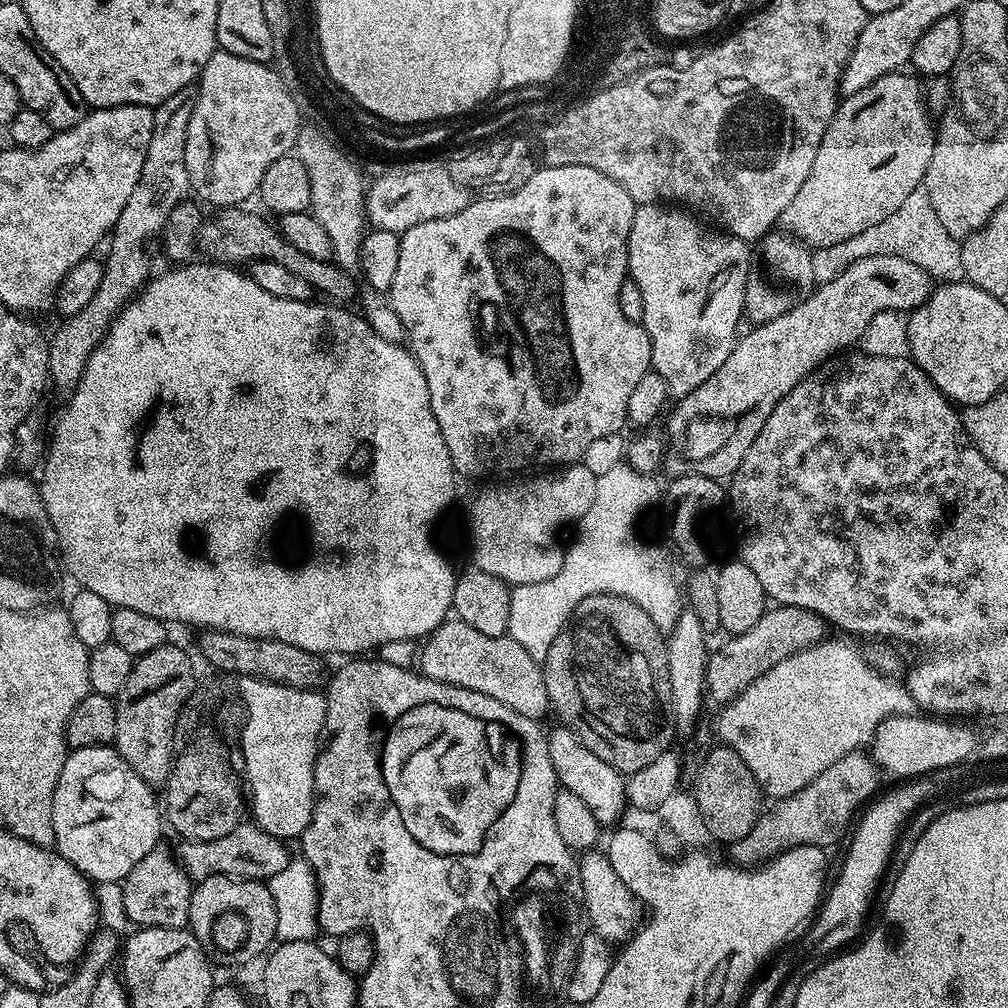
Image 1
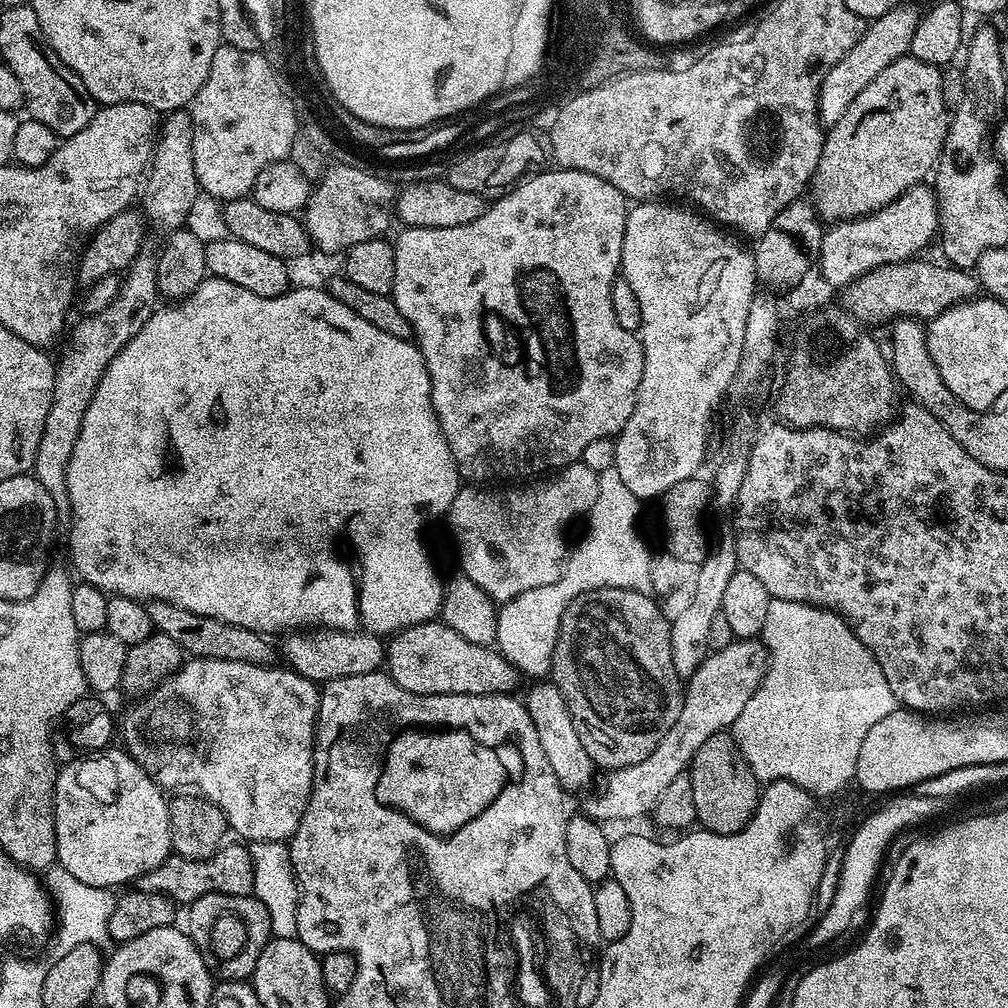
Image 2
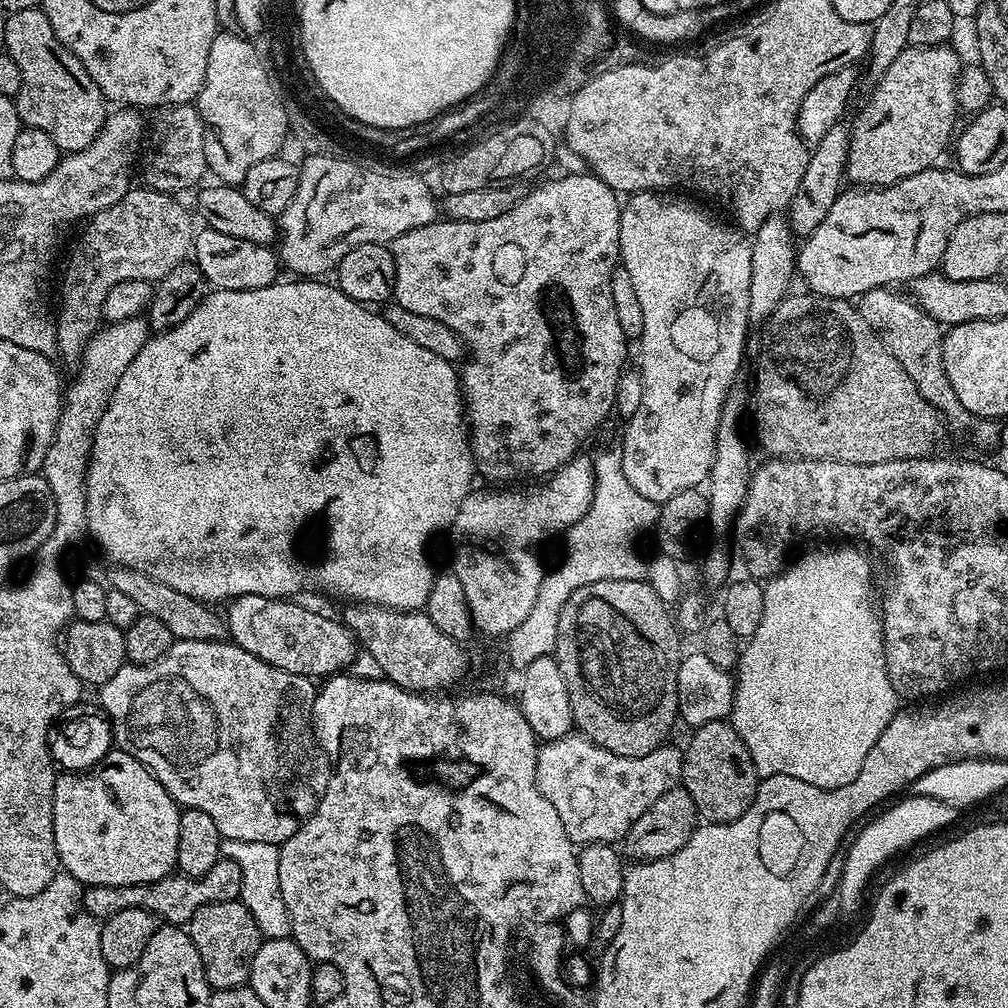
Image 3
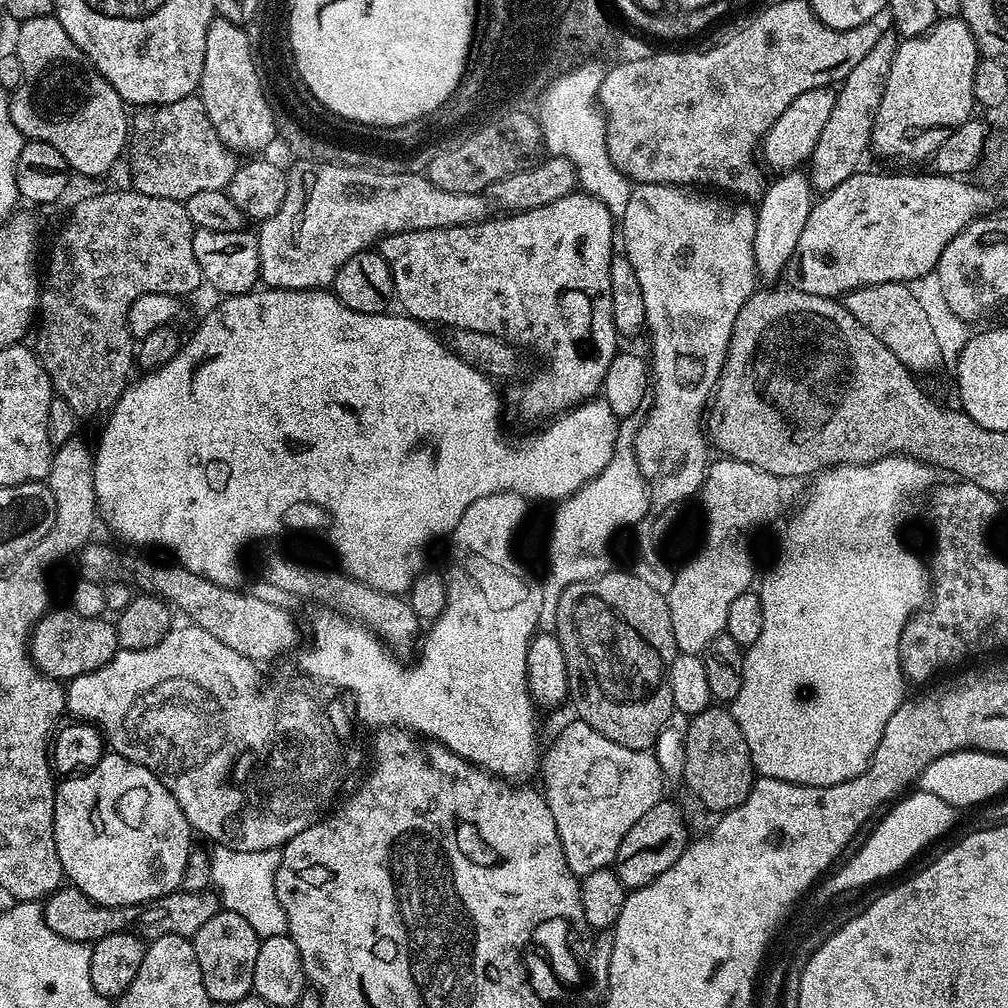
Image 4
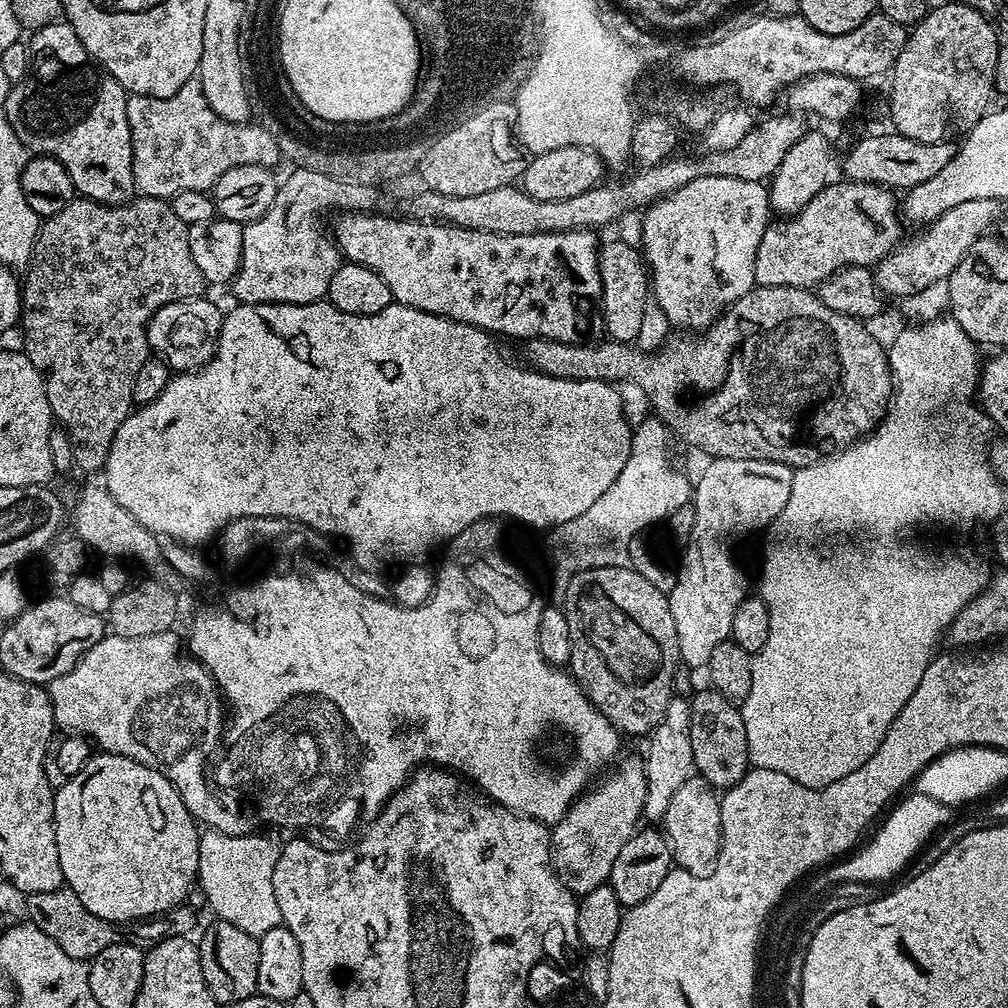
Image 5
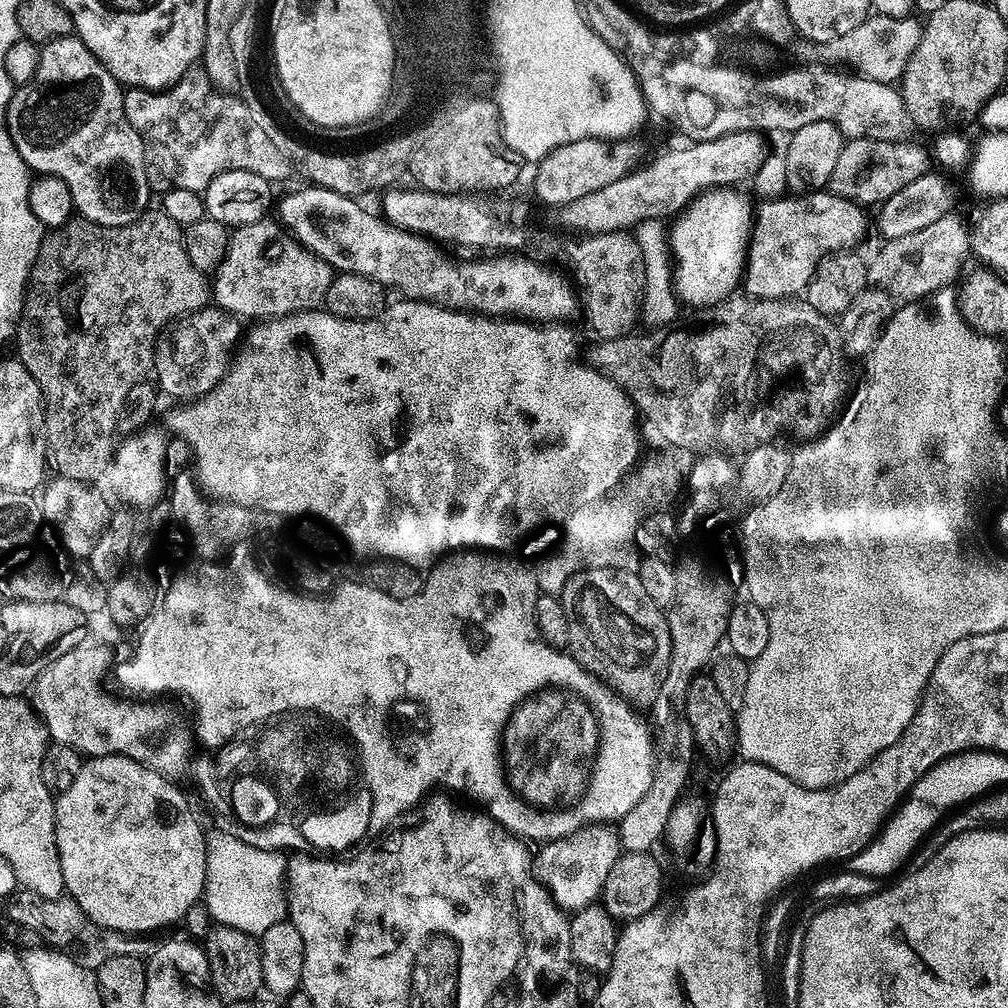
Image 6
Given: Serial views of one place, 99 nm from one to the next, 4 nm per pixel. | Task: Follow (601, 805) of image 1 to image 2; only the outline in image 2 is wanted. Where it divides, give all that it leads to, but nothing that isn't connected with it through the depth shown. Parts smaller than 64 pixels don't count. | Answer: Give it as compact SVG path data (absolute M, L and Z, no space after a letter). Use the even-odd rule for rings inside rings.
M551 682L533 684L536 685L522 696L530 714L530 722L534 722L534 730L538 730L538 742L542 742L542 751L550 761L550 770L554 770L565 793L572 794L575 788L582 787L587 780L592 780L598 775L596 763L590 758L590 754L586 754L586 746L582 746L582 738L578 738L578 730L574 730L566 698L562 698L562 690L558 690L558 686Z

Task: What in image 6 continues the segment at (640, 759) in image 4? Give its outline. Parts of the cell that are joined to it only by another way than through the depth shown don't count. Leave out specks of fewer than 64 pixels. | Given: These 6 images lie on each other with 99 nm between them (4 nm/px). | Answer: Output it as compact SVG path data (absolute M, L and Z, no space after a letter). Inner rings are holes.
M589 826L561 840L552 840L534 860L534 872L547 888L552 900L565 913L575 914L586 906L597 903L606 886L606 878L617 859L622 855L619 835L608 826Z

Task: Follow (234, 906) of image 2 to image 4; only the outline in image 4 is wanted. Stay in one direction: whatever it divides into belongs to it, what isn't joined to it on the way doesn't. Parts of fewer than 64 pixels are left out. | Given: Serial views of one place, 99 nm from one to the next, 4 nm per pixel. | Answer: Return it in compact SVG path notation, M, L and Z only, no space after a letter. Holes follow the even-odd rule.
M222 910L214 914L191 937L192 945L198 958L198 966L202 970L202 982L206 986L206 994L217 1005L226 1006L230 1002L238 1002L254 992L254 962L258 962L258 950L261 937L242 918L242 914Z

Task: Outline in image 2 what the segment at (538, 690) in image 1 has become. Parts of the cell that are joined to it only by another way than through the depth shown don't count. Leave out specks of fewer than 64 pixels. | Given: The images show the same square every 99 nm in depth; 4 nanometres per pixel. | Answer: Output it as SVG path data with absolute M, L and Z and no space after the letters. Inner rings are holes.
M439 619L415 624L395 633L386 644L386 671L394 682L398 682L398 686L402 686L402 690L410 690L414 694L508 694L513 691L518 677L516 665L500 655L495 647L468 642L462 634L458 634L458 630L450 630L450 626Z

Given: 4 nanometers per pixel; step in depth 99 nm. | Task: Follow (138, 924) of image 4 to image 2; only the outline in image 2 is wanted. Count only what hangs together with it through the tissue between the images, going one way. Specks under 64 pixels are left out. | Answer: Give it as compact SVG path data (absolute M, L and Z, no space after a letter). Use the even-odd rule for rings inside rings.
M225 843L215 854L205 860L191 860L175 854L167 856L158 866L154 866L152 872L142 874L134 881L135 891L157 892L168 896L180 906L192 904L198 898L202 898L202 894L211 892L227 896L251 896L254 886L252 854L243 843L235 843Z

